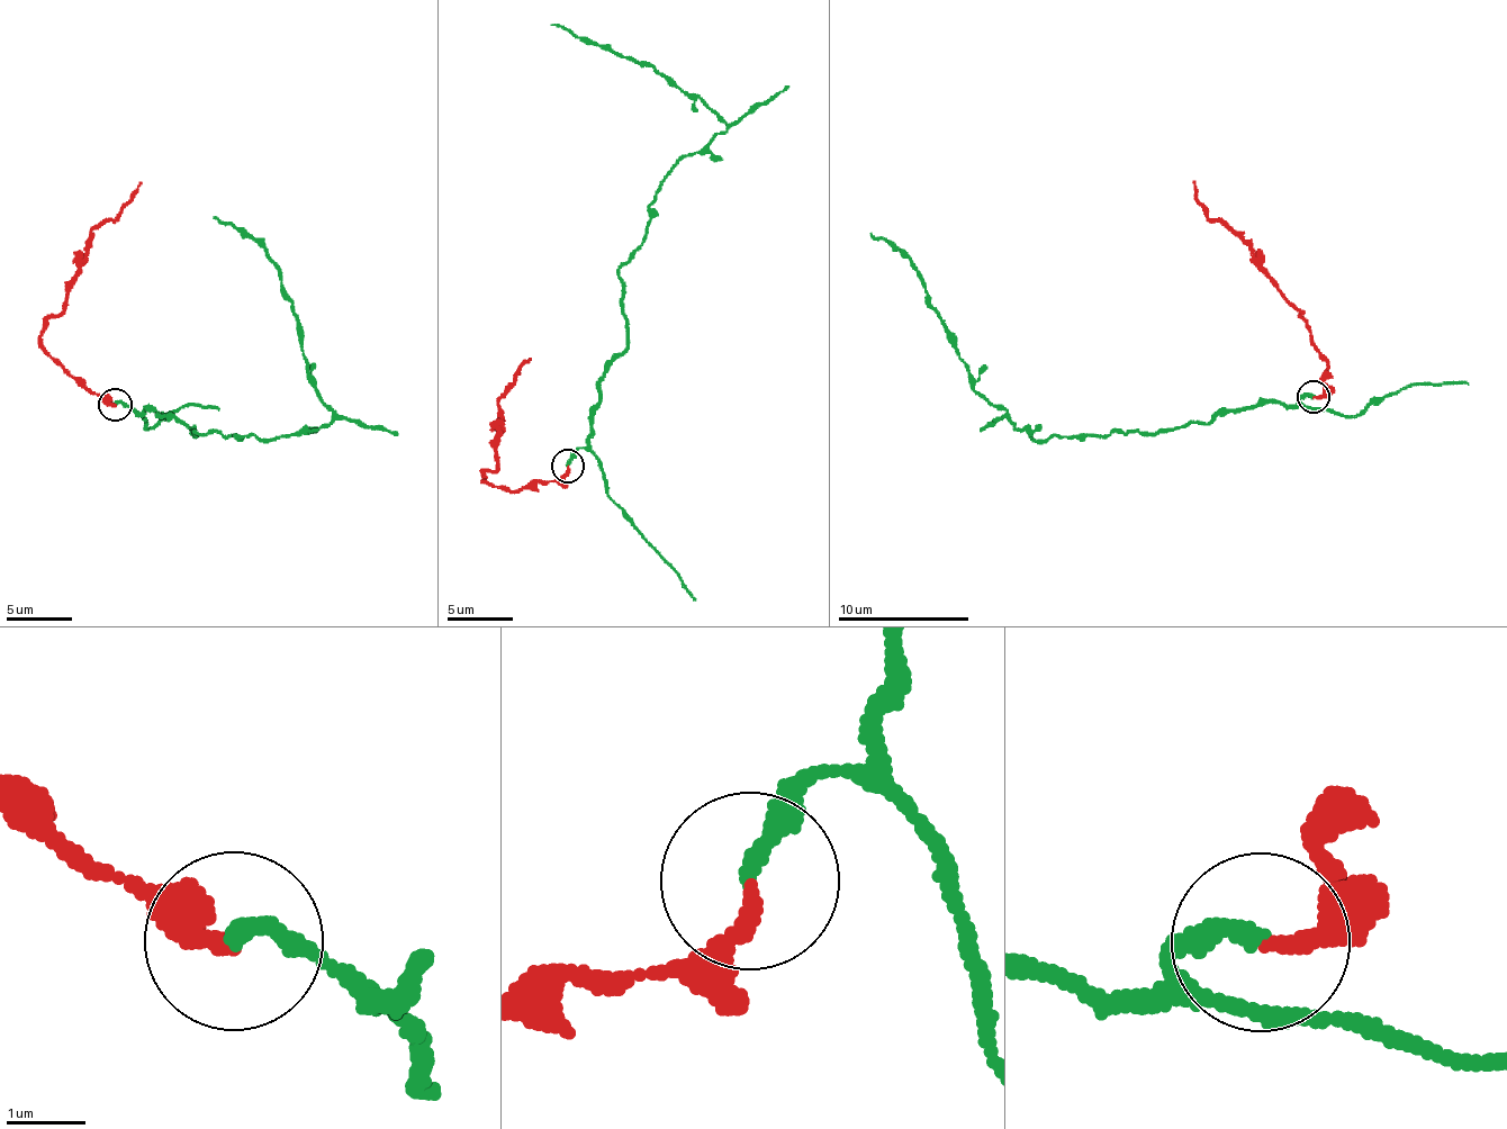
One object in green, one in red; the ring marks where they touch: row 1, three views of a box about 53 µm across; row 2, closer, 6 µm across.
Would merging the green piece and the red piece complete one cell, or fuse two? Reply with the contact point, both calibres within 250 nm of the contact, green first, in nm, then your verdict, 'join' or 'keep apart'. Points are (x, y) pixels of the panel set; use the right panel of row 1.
place (1313, 397); calibres 220 and 200 nm; keep apart

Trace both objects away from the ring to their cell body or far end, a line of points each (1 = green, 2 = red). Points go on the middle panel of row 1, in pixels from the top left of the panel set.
1: (567, 464), (628, 346), (620, 267), (650, 201), (679, 159), (728, 128), (648, 64), (550, 25)
2: (567, 464), (552, 481), (519, 489), (483, 481), (481, 476), (497, 464), (497, 400), (530, 359)

